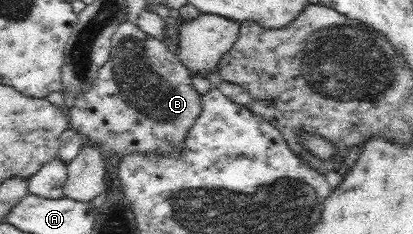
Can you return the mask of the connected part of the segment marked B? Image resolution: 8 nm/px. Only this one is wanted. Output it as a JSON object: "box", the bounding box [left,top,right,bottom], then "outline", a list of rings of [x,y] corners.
{"box":[67,19,201,168],"outline":[[[127,19],[113,32],[109,61],[99,69],[93,89],[77,93],[67,113],[70,127],[86,141],[101,144],[113,168],[133,152],[176,154],[201,113],[201,99],[177,55]]]}

